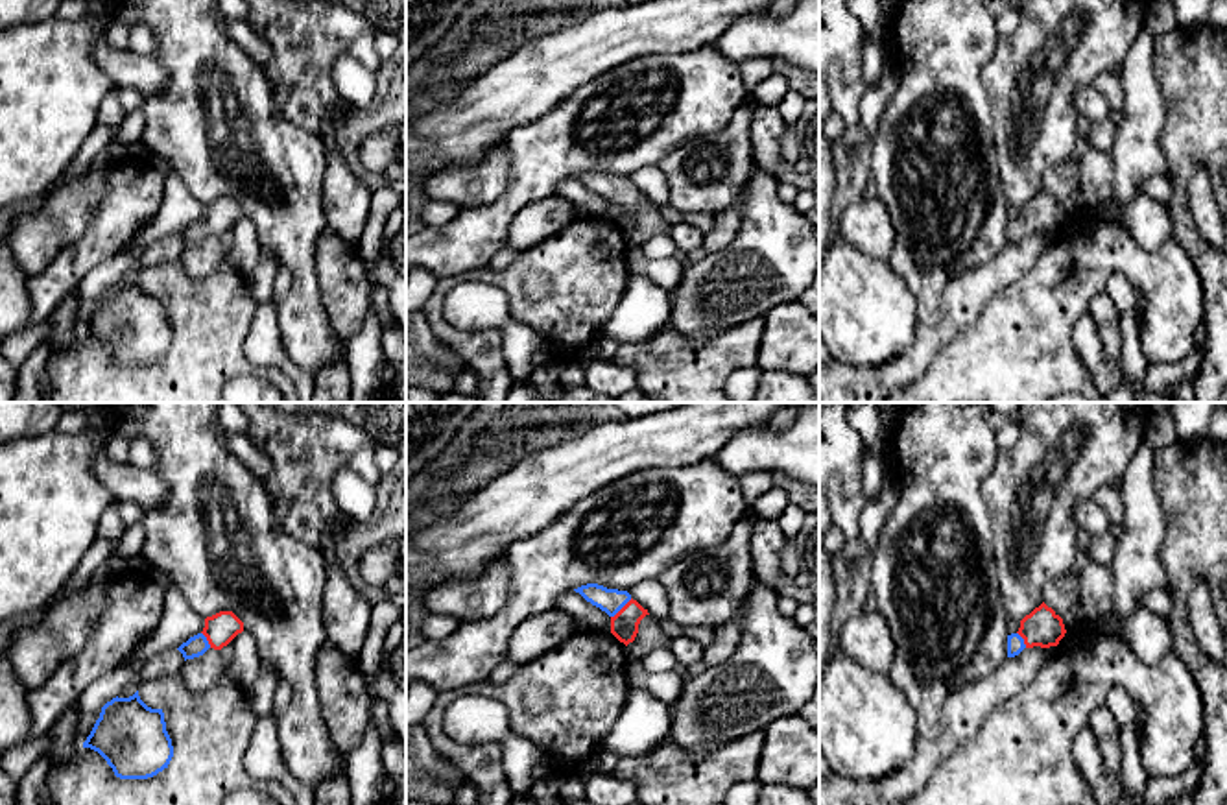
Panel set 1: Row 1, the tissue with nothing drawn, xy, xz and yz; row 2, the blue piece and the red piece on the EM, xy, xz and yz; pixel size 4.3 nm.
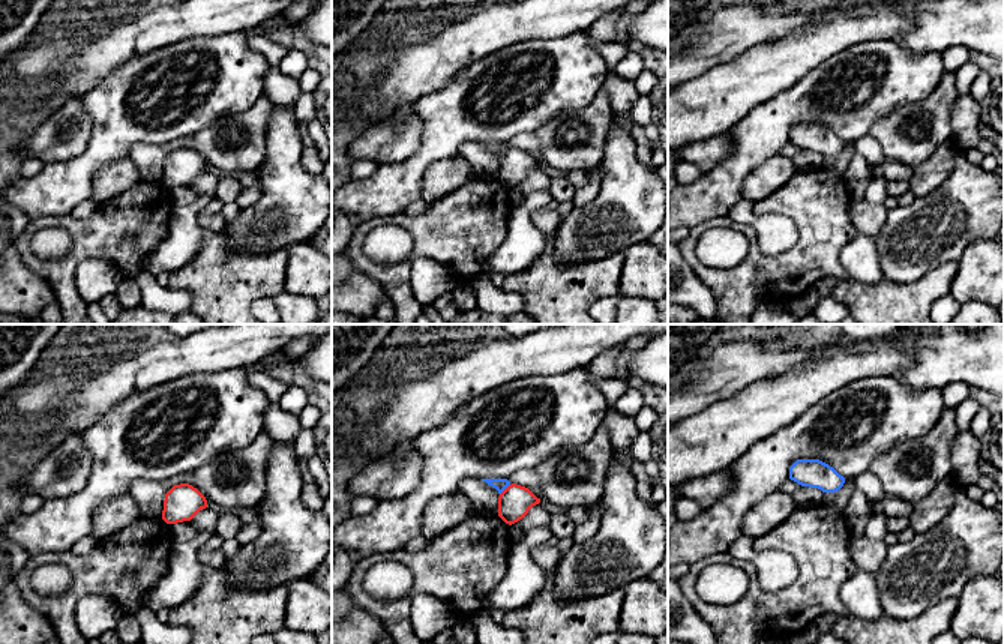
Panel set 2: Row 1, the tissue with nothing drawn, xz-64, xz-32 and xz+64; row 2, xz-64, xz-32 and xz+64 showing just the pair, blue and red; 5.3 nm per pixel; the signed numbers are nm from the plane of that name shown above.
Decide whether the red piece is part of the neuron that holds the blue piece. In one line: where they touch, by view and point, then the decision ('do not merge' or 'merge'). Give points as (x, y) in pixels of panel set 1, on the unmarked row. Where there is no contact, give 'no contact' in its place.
xz (620, 194) | merge

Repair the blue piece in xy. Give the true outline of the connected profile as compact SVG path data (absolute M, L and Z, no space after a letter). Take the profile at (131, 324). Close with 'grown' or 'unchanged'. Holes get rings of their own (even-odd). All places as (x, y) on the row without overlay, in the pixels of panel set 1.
M138 277L101 294L83 334L98 338L120 366L148 366L173 343L162 295L148 294Z; unchanged

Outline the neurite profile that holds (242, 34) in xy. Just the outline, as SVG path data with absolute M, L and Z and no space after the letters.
M225 18L223 30L236 44L245 48L262 66L269 63L269 44L260 39L247 22Z

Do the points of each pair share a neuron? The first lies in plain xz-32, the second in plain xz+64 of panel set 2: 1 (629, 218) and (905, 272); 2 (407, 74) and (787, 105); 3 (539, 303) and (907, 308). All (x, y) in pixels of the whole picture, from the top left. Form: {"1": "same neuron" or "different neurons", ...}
{"1": "same neuron", "2": "different neurons", "3": "same neuron"}

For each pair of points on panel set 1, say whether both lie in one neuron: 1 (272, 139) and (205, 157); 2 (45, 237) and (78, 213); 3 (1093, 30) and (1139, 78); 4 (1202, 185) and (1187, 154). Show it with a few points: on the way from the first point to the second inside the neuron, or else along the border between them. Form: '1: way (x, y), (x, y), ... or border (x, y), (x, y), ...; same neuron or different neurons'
1: way (251, 139), (213, 139); same neuron
2: way (52, 229), (71, 213); same neuron
3: border (1144, 24), (1120, 65); different neurons
4: border (1203, 167), (1191, 176), (1187, 185), (1189, 213); different neurons

